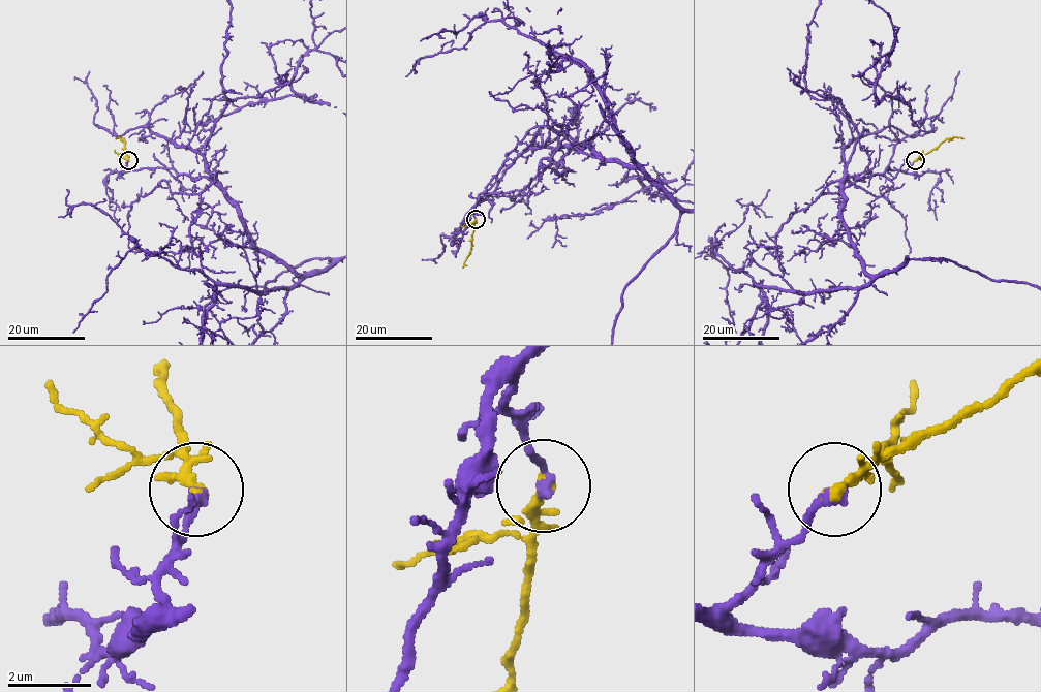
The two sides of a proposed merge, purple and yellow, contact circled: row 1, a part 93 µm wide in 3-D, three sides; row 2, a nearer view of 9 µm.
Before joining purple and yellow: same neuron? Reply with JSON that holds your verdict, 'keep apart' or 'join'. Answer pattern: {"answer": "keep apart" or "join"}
{"answer": "join"}

